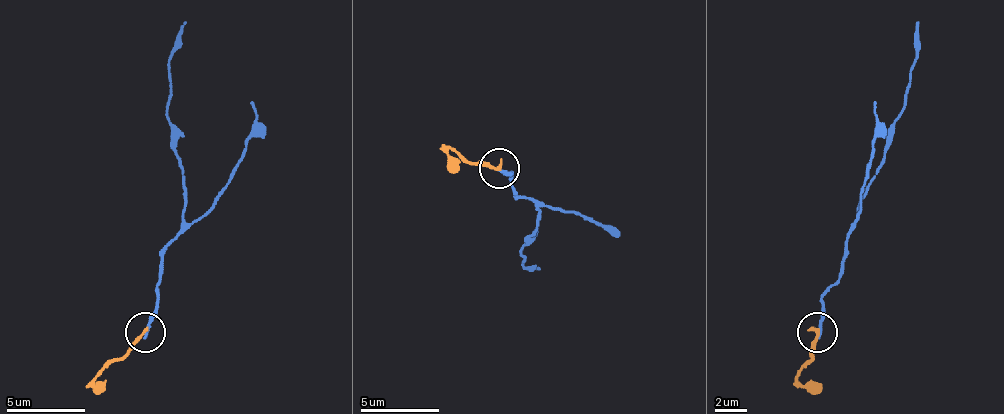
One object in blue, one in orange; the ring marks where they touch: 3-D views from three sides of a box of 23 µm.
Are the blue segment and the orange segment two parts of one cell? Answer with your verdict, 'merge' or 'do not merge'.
do not merge

